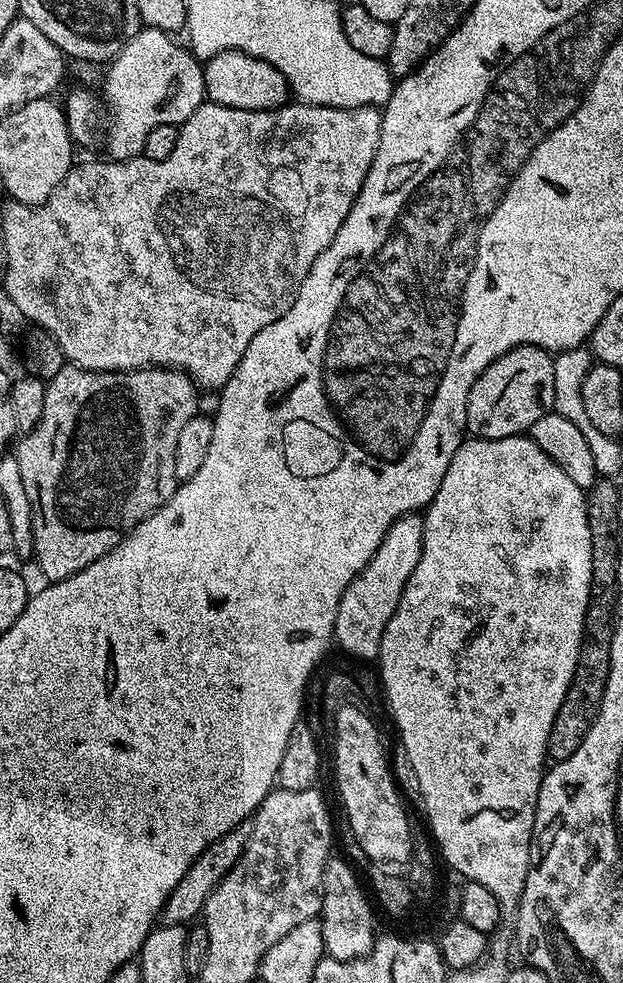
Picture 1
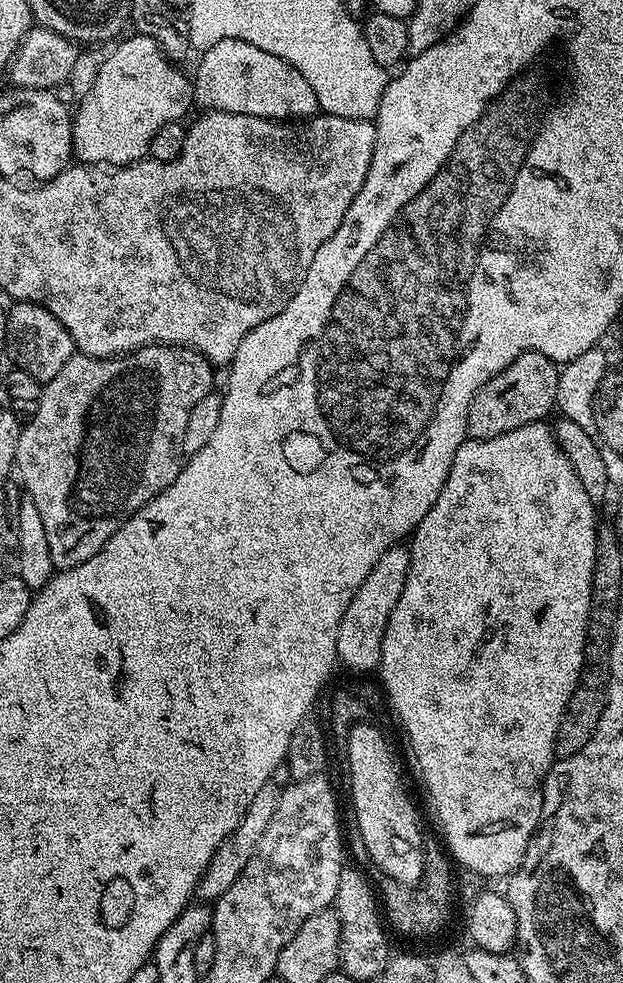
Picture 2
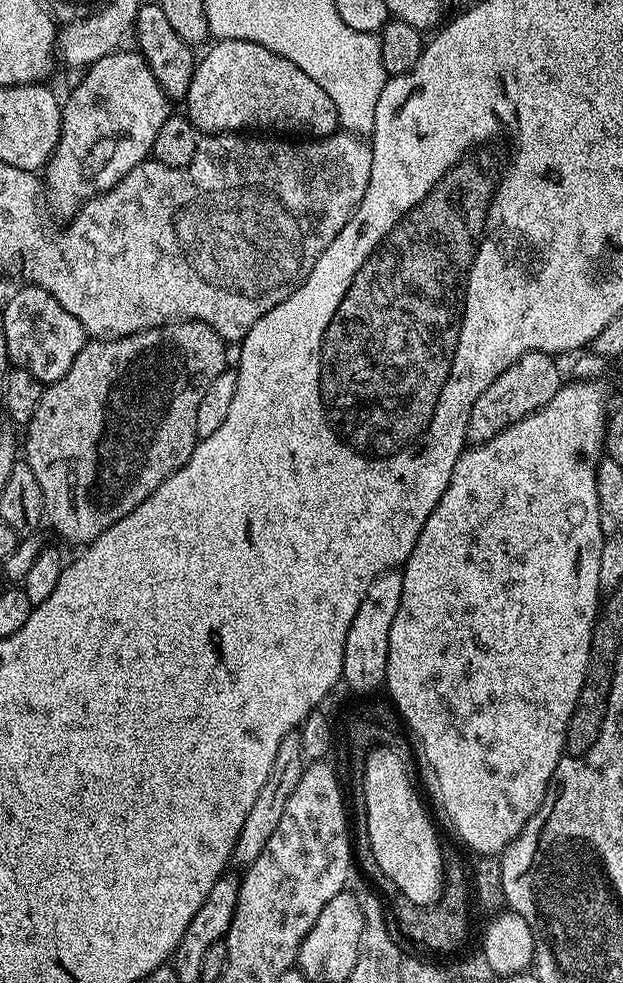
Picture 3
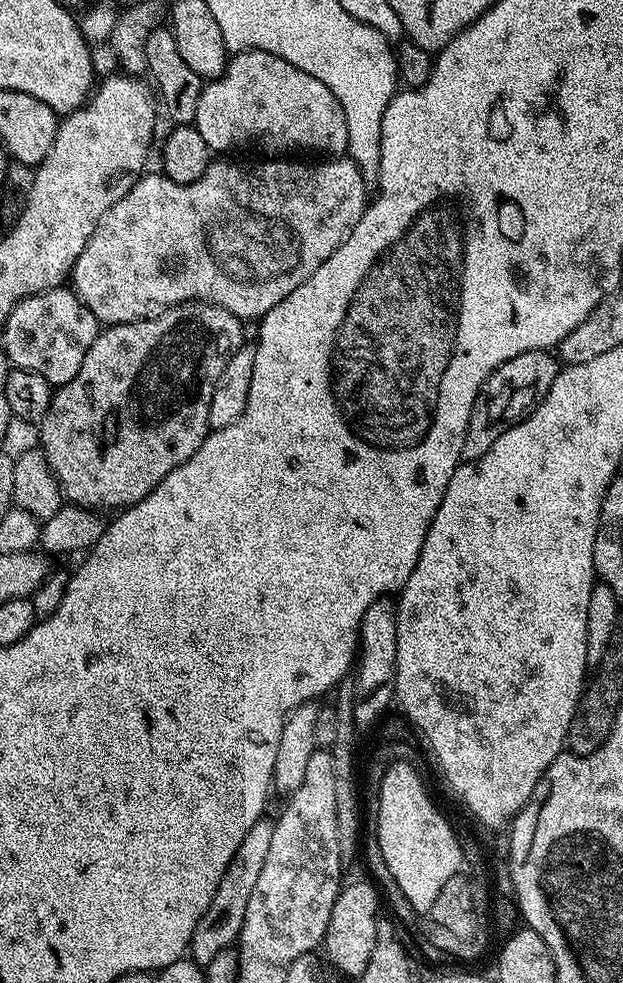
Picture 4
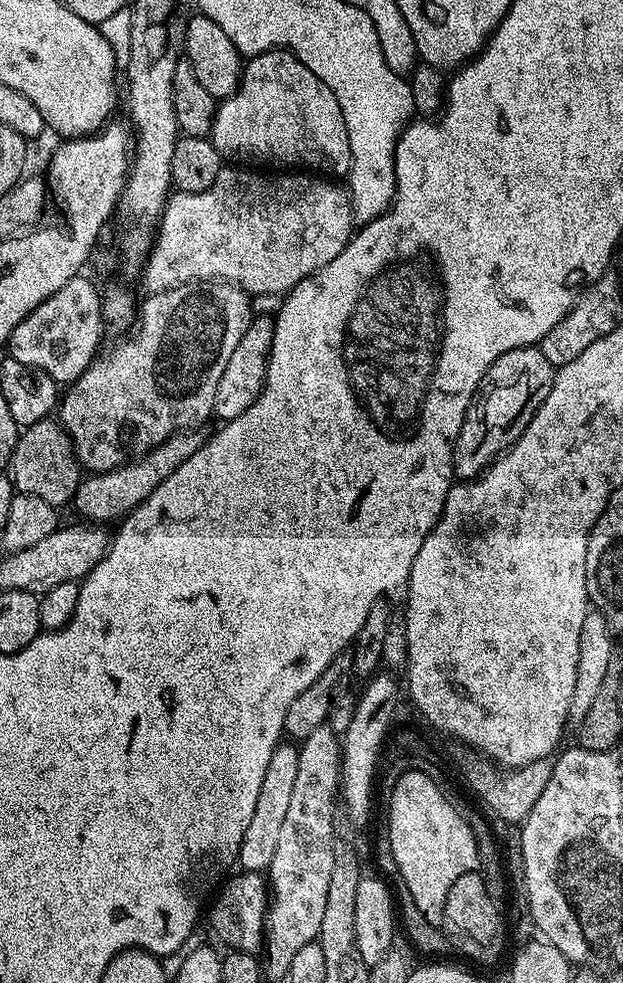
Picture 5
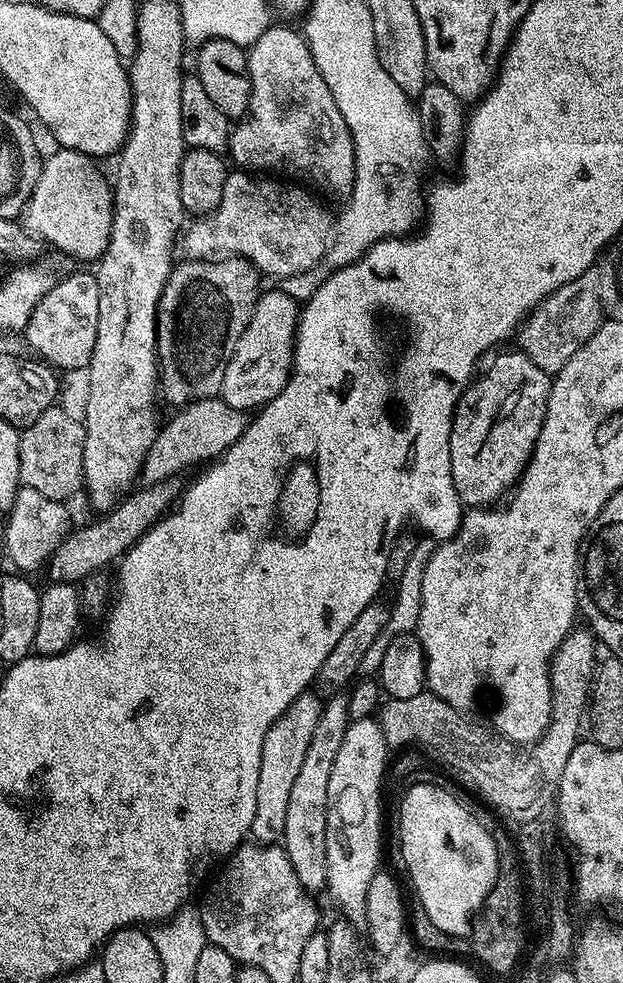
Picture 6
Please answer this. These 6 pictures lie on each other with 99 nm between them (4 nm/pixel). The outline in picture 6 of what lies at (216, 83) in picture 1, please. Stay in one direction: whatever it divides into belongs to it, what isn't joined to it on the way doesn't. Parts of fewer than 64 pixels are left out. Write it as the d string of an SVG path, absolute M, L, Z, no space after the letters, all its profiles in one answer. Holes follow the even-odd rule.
M269 30L263 32L263 34L256 39L255 45L249 47L247 53L252 93L250 94L250 106L248 107L247 116L240 117L238 123L231 129L228 137L226 152L230 160L230 155L232 155L233 161L231 160L231 163L235 165L237 169L251 170L256 174L279 174L281 177L291 178L296 182L303 182L305 185L315 189L317 193L325 192L326 195L333 196L334 199L340 200L339 202L347 201L348 197L352 194L352 187L354 186L354 142L352 141L350 130L346 126L346 118L342 118L342 110L338 110L338 102L334 102L334 94L330 94L330 86L326 86L326 82L322 82L322 74L318 74L318 66L314 66L314 58L310 54L308 44L305 42L303 35L301 35L299 31L275 32L275 30Z

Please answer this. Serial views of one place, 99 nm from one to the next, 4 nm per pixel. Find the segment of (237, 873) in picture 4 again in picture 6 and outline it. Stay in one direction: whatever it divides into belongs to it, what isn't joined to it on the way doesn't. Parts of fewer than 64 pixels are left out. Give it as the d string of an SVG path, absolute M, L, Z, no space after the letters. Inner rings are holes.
M306 690L274 721L270 730L266 730L266 742L262 742L262 766L258 770L258 794L254 798L254 822L250 833L251 839L257 844L275 845L283 837L286 826L286 806L290 806L290 790L302 767L306 749L310 747L310 738L318 727L321 707L322 700L319 700L312 690Z

